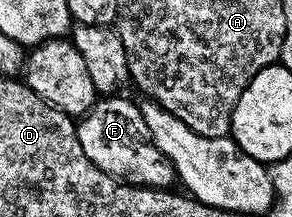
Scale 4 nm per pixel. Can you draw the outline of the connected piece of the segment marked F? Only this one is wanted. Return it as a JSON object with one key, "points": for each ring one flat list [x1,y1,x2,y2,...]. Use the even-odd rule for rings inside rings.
{"points":[[99,97,94,105,77,119,78,143,84,148,84,156,88,156,88,160,92,160,96,168,100,168,105,174,111,174,119,182,132,186,173,187,176,182,174,166,160,152,160,148,156,148,156,144,150,140,148,124,144,124,144,116,139,103,129,102,128,99,122,97]]}

